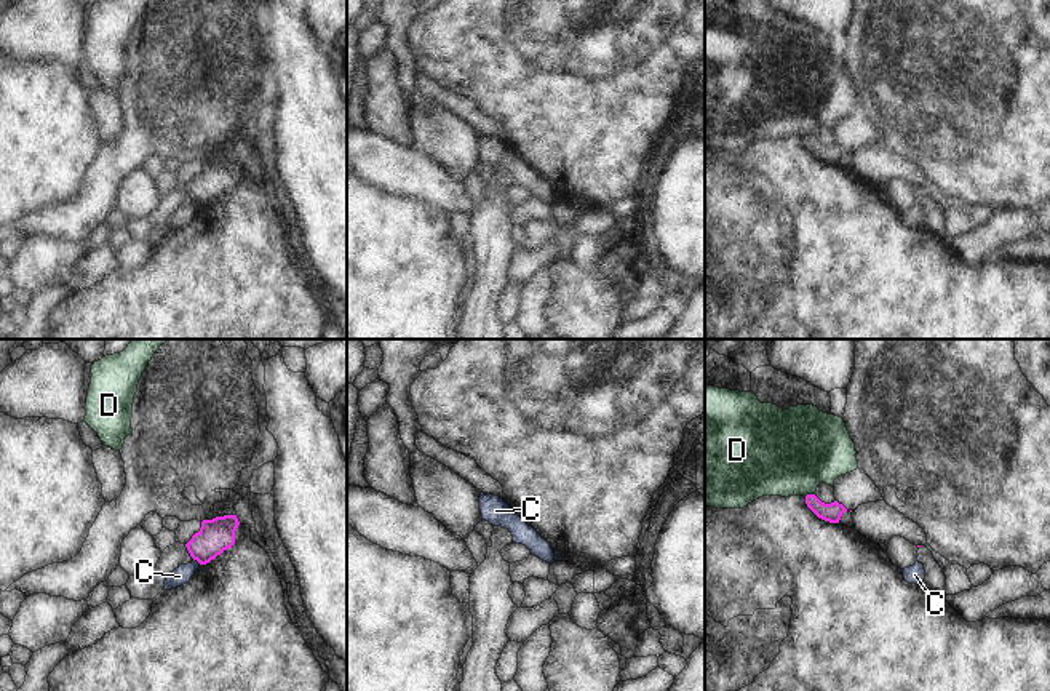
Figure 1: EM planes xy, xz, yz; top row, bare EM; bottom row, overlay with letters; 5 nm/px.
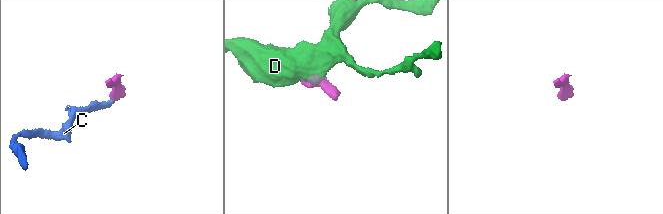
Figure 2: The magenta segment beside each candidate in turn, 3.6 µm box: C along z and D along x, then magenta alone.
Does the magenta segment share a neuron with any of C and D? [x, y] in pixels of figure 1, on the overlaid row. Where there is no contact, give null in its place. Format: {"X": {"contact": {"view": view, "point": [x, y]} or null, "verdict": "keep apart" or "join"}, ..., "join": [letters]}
{"C": {"contact": {"view": "xy", "point": [197, 560]}, "verdict": "keep apart"}, "D": {"contact": {"view": "yz", "point": [809, 495]}, "verdict": "keep apart"}, "join": []}

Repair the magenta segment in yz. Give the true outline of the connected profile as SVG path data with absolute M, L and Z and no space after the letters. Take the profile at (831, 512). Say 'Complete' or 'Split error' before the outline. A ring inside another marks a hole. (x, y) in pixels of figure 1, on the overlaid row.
Complete. M807 494L805 504L818 518L829 523L839 523L842 513L847 512L847 509L837 501L825 504L815 494Z

